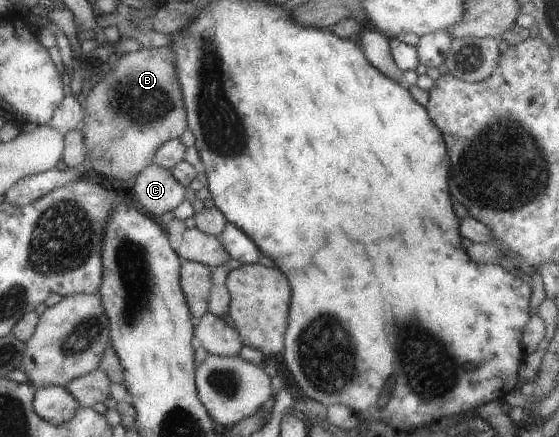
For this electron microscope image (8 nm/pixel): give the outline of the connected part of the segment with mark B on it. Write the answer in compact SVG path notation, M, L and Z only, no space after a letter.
M161 46L126 52L120 56L110 65L110 69L100 73L96 84L85 96L83 118L76 128L82 129L85 160L96 173L120 181L133 178L151 163L150 158L161 143L180 138L184 129L187 129L173 51L168 46Z

